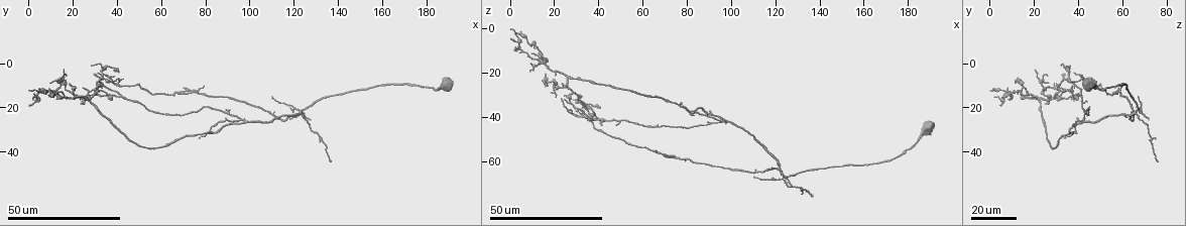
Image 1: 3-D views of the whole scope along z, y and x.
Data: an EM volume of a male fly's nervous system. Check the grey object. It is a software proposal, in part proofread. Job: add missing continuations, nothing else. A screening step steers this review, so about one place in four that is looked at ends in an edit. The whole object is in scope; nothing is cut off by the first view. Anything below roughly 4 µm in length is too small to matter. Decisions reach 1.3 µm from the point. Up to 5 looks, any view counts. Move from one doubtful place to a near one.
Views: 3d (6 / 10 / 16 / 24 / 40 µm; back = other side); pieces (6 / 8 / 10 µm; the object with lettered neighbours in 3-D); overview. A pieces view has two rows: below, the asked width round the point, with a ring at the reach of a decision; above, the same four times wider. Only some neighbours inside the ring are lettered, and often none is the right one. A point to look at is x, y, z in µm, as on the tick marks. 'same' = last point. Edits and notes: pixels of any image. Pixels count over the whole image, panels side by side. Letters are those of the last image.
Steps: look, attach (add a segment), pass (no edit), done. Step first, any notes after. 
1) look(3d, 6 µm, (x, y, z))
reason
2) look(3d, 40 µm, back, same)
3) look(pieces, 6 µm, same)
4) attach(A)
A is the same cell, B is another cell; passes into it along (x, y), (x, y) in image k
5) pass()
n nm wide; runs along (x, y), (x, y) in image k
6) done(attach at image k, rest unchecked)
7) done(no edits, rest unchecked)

look(3d, 24 µm, (136, 44, 76))
long arm stops here

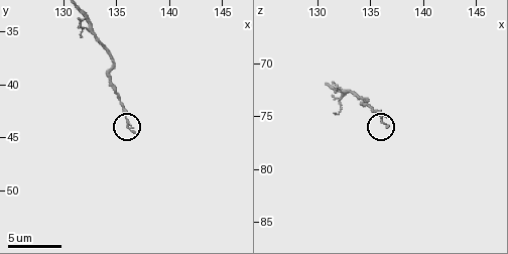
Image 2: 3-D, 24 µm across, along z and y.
look(pieces, 8 µm, (136.6, 44.4, 75.8))
what lies round it

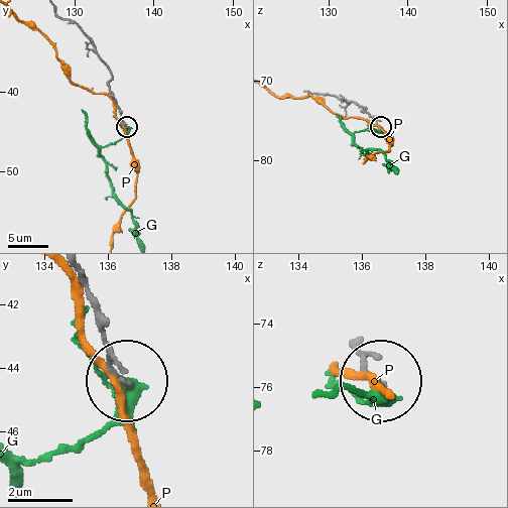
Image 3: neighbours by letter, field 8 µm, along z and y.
pass()
140 nm wide; G and P are other cells; runs along (60, 16), (75, 22), (108, 69), (109, 89), (127, 127) in image 3; none of them fits

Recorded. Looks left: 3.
look(3d, 24 µm, (32, 5, 38))
long arm stops here

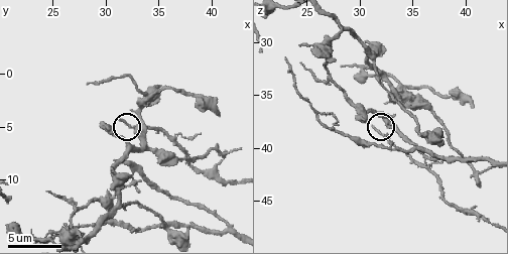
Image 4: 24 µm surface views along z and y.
look(pieces, 10 µm, (31.4, 4.4, 38.2))
see the neighbours

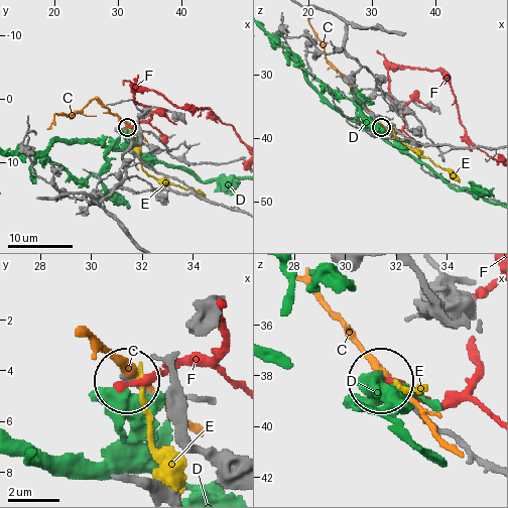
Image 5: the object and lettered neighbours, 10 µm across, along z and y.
pass()
180 nm wide; C, D, E and F are other cells; none of them fits

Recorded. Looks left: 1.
done(no edits, rest unchecked)

